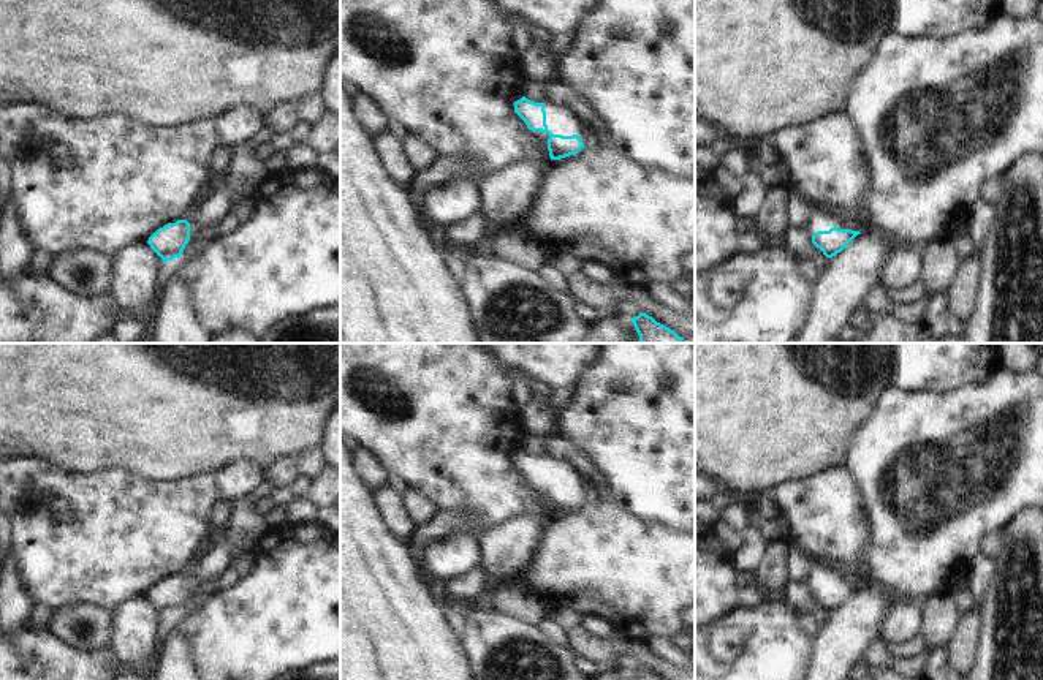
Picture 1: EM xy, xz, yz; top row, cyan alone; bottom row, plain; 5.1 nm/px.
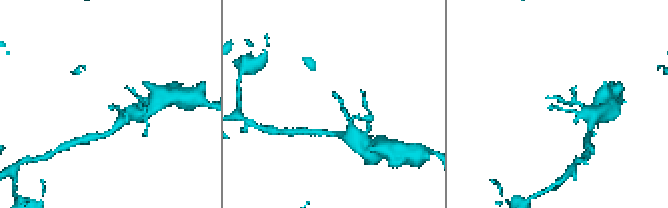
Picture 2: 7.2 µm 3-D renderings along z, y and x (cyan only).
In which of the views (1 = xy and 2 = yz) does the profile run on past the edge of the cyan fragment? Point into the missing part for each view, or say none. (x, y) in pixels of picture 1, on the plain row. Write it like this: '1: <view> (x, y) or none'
1: xy (211, 562)
2: yz (822, 573)

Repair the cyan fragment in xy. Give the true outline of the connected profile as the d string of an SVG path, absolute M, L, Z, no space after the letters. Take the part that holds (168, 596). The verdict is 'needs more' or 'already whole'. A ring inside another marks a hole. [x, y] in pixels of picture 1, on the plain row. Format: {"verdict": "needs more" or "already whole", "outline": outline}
{"verdict": "needs more", "outline": "M223 538L217 544L201 550L190 577L187 574L168 577L157 584L147 598L163 617L180 612L190 595L190 588L217 577L236 555L237 550Z"}

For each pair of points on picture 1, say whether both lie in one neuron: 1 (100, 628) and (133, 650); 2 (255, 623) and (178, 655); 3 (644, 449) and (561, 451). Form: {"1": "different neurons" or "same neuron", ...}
{"1": "different neurons", "2": "different neurons", "3": "different neurons"}

